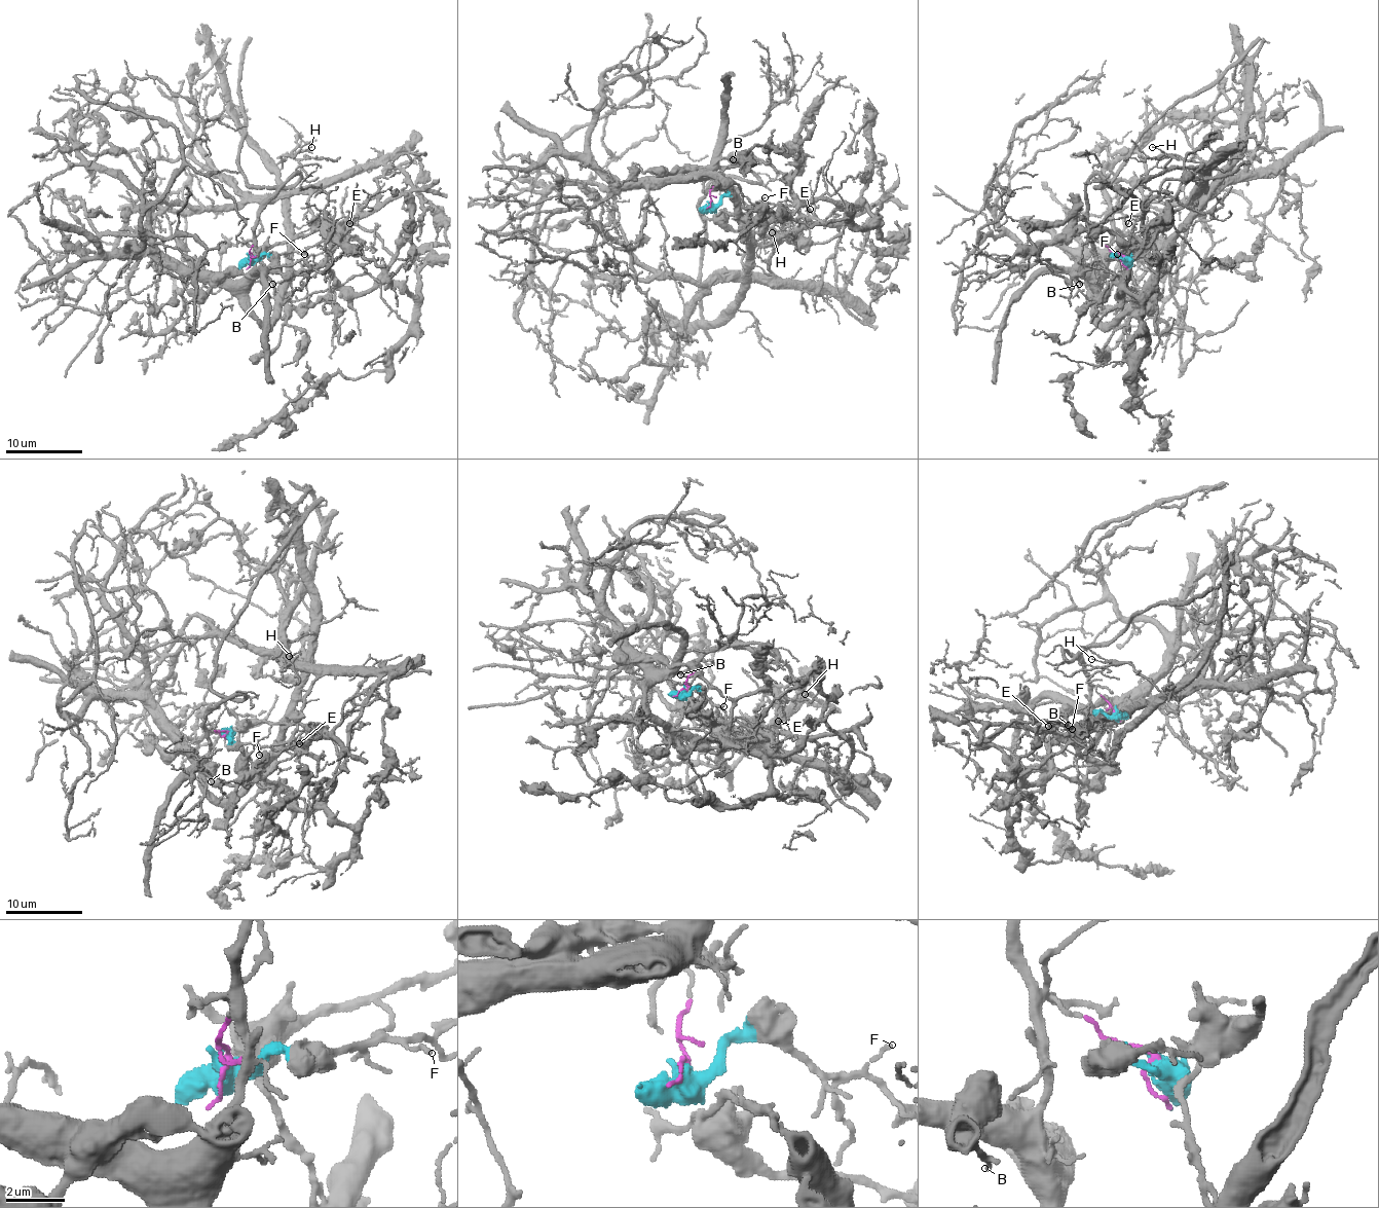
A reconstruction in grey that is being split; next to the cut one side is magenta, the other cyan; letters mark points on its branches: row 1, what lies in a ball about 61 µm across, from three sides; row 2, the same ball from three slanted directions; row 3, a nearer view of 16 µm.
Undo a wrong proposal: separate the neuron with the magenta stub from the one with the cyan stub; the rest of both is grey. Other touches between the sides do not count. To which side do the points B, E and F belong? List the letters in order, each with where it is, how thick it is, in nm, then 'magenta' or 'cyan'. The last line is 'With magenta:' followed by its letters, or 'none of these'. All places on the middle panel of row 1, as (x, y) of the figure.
B: at (733, 159); 160 nm thick; magenta
E: at (810, 209); 140 nm thick; magenta
F: at (765, 197); 130 nm thick; cyan
With magenta: B, E

